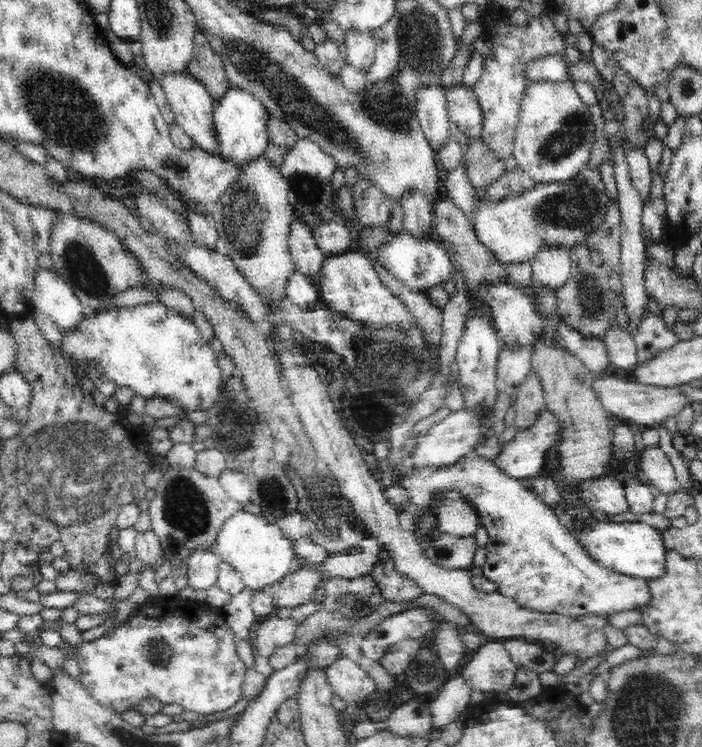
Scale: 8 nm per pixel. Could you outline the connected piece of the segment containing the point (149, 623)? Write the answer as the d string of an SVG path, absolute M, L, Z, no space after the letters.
M151 597L124 624L106 636L76 647L79 680L101 706L116 712L134 709L141 699L153 697L162 705L177 704L197 714L209 715L232 708L242 698L242 685L249 669L236 652L238 635L228 625L222 608L206 602L190 603L175 598Z

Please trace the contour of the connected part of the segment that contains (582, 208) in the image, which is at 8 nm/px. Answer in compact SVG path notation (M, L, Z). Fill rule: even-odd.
M599 166L586 167L564 182L535 183L530 190L495 203L484 201L480 190L474 229L500 262L531 262L542 249L564 247L570 252L583 245L588 235L602 228L610 201Z

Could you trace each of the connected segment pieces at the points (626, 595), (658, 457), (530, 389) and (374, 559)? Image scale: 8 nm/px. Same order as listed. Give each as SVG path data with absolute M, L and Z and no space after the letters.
M466 454L452 466L439 469L426 467L417 473L407 471L406 475L398 477L398 484L404 489L425 489L428 492L434 492L434 490L451 488L459 497L473 505L479 514L481 526L489 535L485 545L487 560L482 566L483 575L497 585L499 594L512 598L523 608L546 614L562 614L580 618L596 615L606 620L618 612L638 610L644 614L650 608L652 595L650 595L647 582L617 574L601 566L598 561L594 561L577 541L576 534L567 527L560 511L552 509L544 501L538 499L533 491L528 490L521 483L521 480L511 479L504 475L504 472L494 465L492 459Z
M658 445L642 447L641 451L639 478L647 485L654 486L658 492L667 494L668 498L679 491L680 483L666 453Z
M530 371L516 387L515 425L526 430L530 428L544 409L544 387L536 371Z
M364 538L357 545L352 545L347 553L332 556L323 561L323 570L330 573L330 577L341 580L358 580L369 574L378 563L381 547L375 538Z

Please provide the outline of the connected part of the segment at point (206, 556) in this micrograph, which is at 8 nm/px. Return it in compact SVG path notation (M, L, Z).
M215 550L194 551L192 560L188 561L188 566L183 569L188 585L203 591L216 586L220 564L221 560Z

